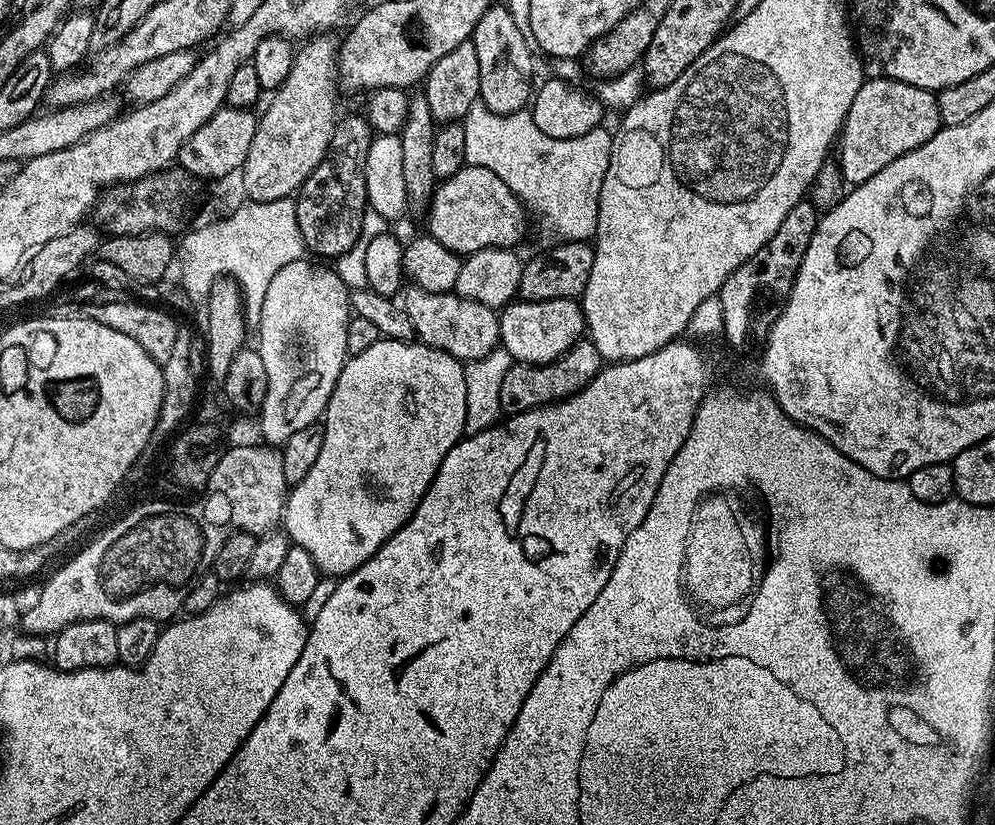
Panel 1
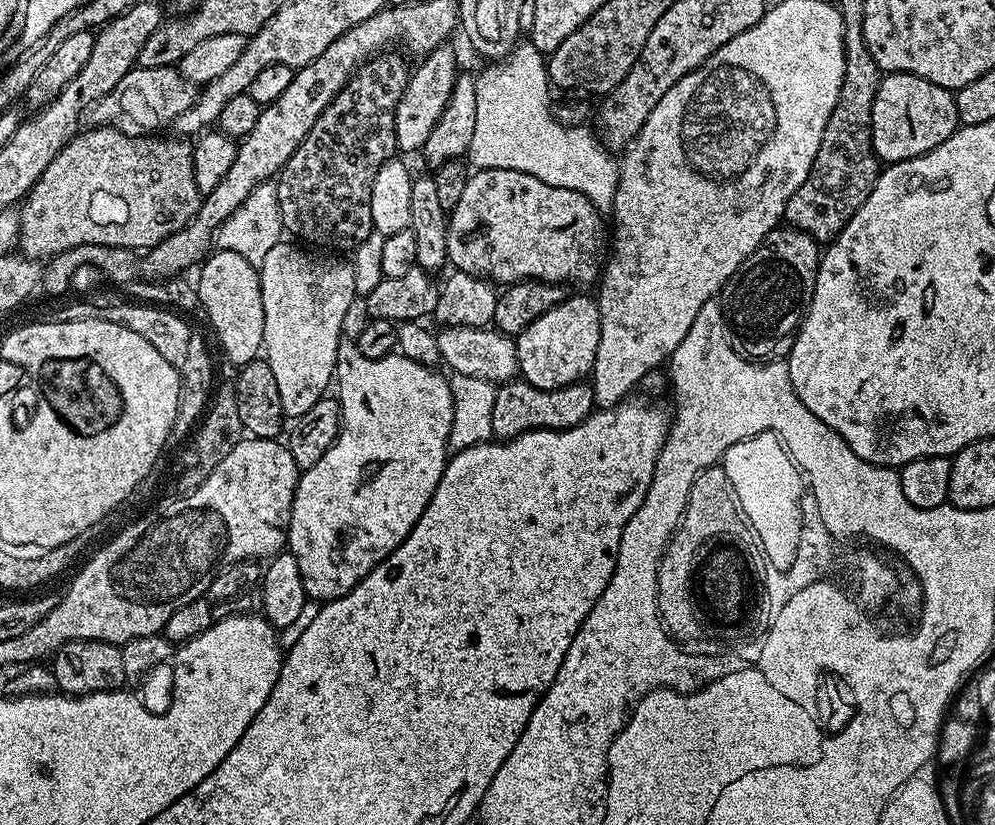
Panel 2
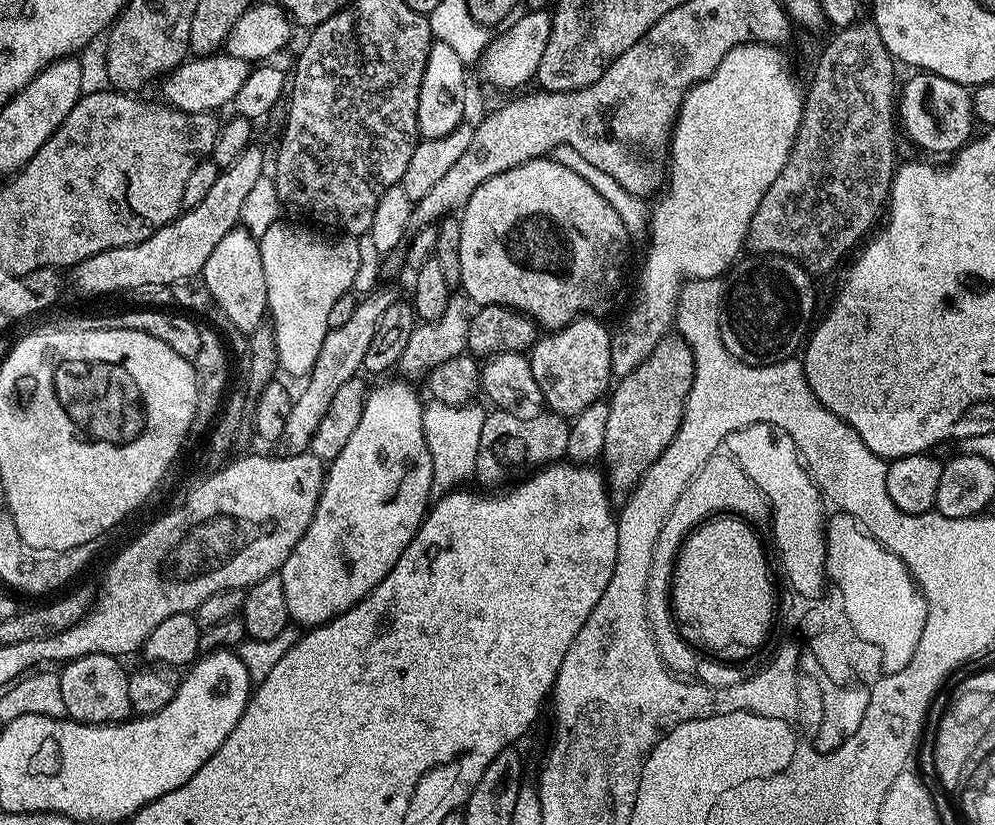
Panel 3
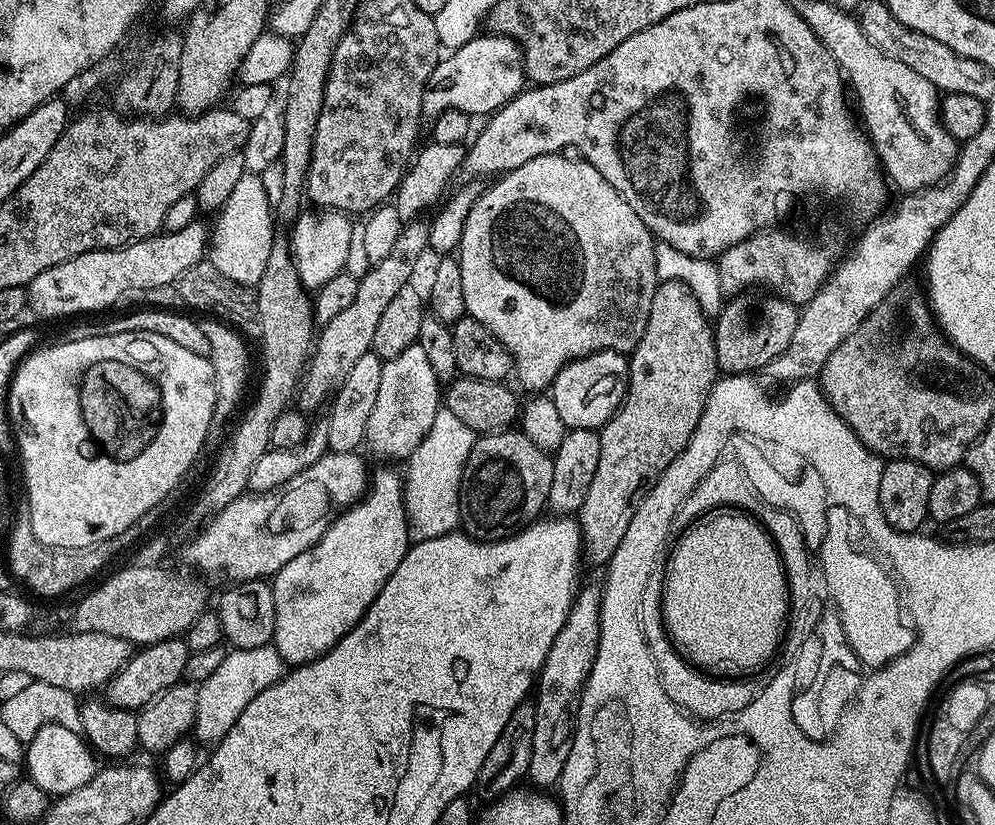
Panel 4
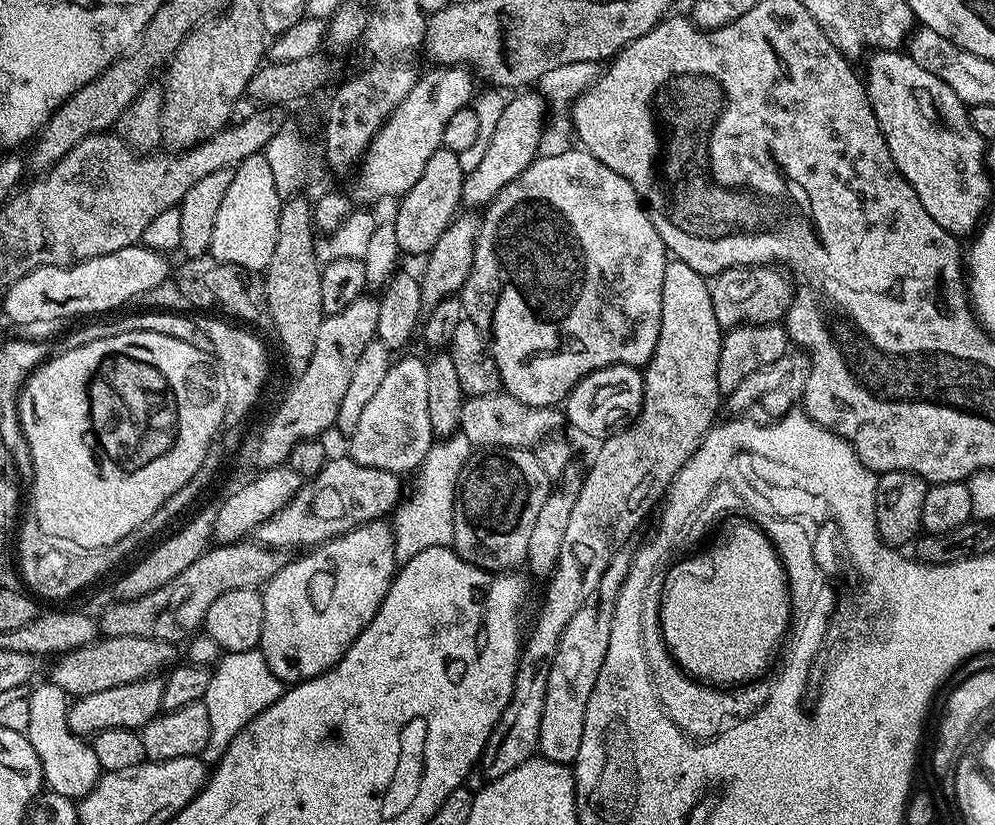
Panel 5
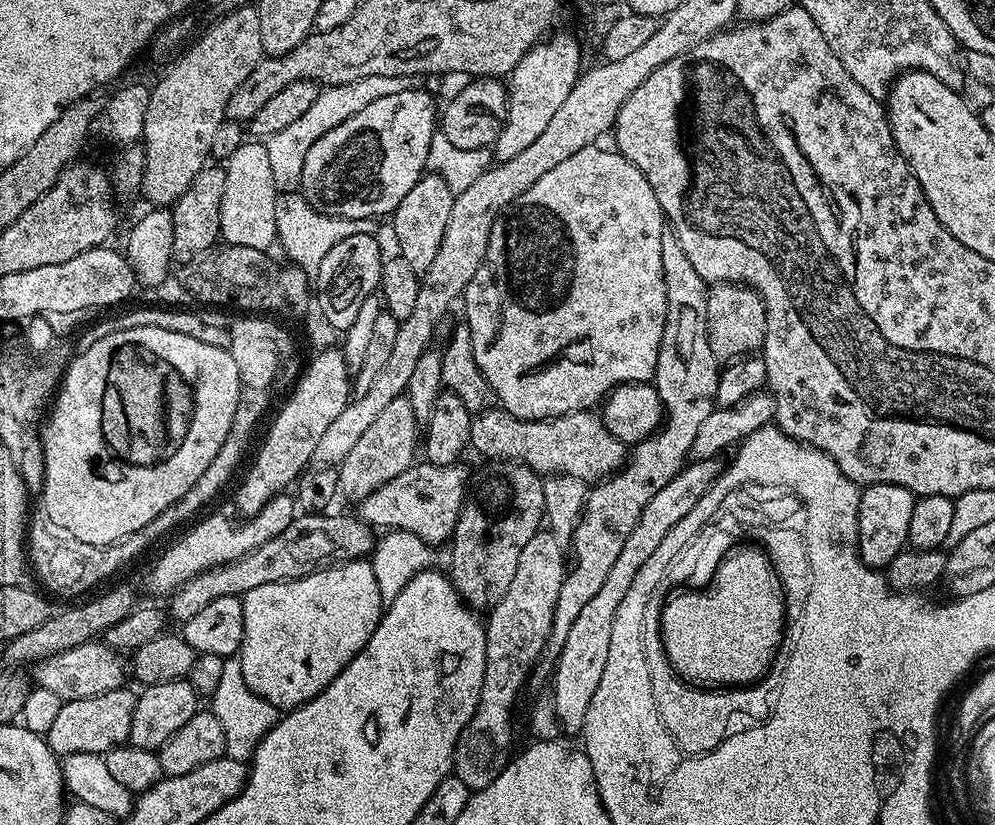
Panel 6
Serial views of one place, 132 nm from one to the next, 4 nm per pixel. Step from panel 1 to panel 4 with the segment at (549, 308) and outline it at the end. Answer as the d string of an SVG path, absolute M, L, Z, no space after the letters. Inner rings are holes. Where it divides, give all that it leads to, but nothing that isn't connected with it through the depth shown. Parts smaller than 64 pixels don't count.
M602 350L577 360L571 360L554 378L550 395L562 417L565 429L595 428L608 423L608 419L620 409L628 392L629 357L622 352Z

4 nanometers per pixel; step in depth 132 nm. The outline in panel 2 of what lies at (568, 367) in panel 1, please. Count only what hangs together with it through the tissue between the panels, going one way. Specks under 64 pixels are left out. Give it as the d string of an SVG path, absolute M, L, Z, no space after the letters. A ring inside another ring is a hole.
M517 378L497 387L492 435L506 441L536 428L572 428L585 420L595 408L596 399L591 383L571 384L558 390L538 390L538 386L530 386L523 378Z

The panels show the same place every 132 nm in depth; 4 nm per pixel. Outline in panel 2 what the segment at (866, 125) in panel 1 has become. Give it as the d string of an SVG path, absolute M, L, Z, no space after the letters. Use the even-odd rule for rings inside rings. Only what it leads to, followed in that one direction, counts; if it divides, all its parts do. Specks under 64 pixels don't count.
M889 72L874 94L872 111L872 149L885 165L915 160L927 152L935 152L946 138L955 136L960 119L956 97L951 91L921 76L905 72Z

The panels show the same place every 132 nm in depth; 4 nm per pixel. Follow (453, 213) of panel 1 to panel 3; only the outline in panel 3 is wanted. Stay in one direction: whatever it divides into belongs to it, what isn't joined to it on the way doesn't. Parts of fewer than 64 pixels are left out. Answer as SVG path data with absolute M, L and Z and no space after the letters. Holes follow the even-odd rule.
M541 158L531 160L525 164L518 165L517 168L506 170L502 174L494 174L464 204L460 217L460 282L459 287L463 295L467 297L473 305L483 306L485 304L501 304L507 308L517 308L518 311L524 312L531 316L537 325L544 330L555 330L565 328L571 320L577 316L585 314L600 314L600 311L607 306L612 300L612 295L620 288L620 283L624 280L624 267L628 264L628 243L630 237L626 226L622 226L622 218L618 218L618 210L582 178L582 174L574 174L566 166L562 166L554 158Z

